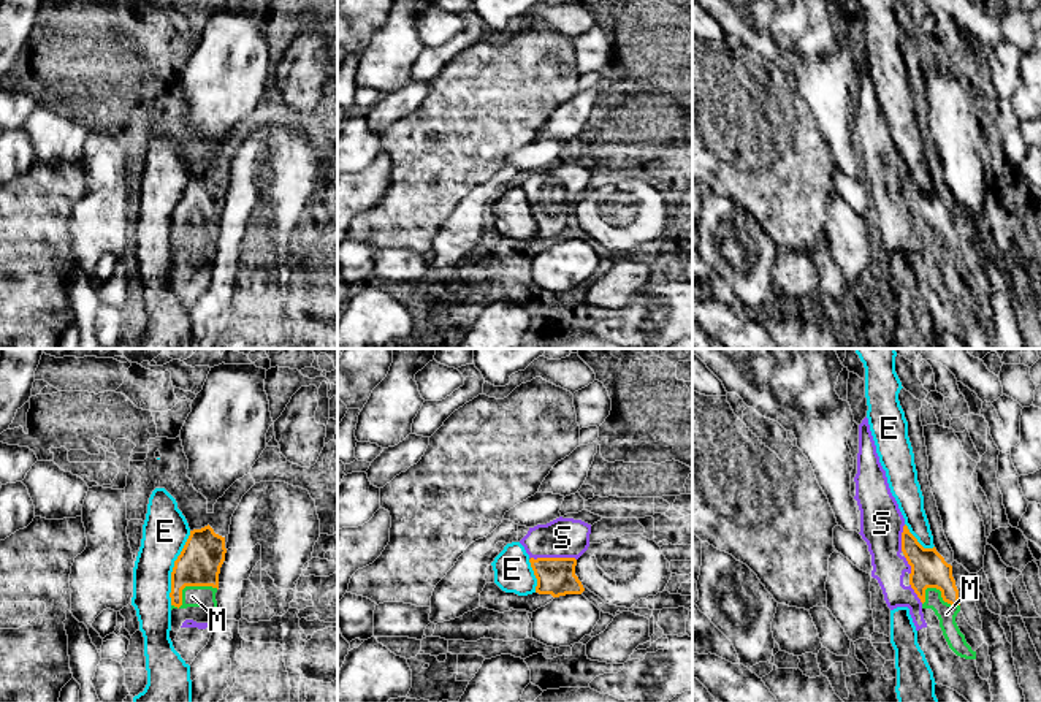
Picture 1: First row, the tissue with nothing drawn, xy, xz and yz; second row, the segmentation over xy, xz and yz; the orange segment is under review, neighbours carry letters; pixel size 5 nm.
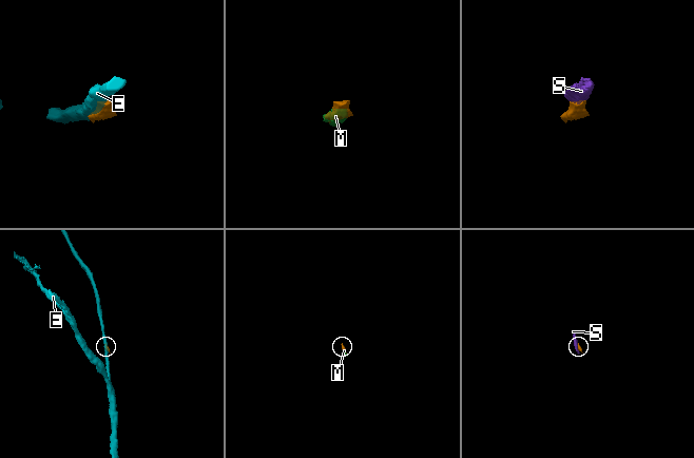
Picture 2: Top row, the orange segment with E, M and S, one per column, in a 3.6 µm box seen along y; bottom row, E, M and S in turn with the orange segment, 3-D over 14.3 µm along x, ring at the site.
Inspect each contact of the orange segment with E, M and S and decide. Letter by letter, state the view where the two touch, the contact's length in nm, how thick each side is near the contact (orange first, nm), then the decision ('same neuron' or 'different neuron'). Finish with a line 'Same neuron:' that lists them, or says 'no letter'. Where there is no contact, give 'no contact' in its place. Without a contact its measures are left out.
E: meets orange in xy; contact 400 nm long; 220 nm thick on the orange side, 240 nm on the other; different neuron
M: meets orange in xy; contact 260 nm long; 220 nm thick on the orange side, 110 nm on the other; same neuron
S: meets orange in xz; contact 240 nm long; 190 nm thick on the orange side, 200 nm on the other; same neuron
Same neuron: M, S

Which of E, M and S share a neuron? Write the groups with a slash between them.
E / M S

